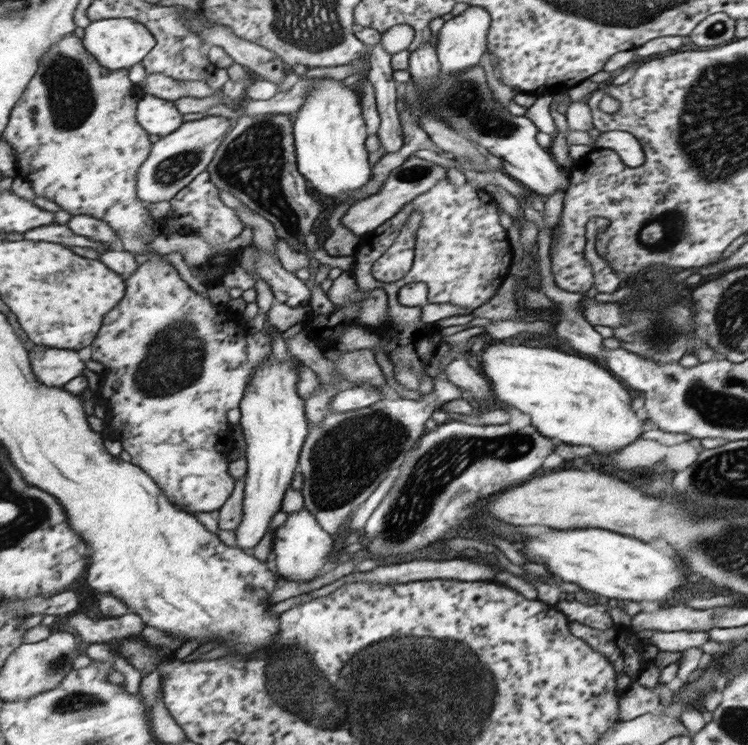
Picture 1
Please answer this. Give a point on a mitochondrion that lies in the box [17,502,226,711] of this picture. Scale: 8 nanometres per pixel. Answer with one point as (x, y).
(56, 665)

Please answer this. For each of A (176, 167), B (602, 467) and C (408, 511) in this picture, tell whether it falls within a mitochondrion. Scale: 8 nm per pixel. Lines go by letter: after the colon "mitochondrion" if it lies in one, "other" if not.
A: mitochondrion
B: other
C: mitochondrion

